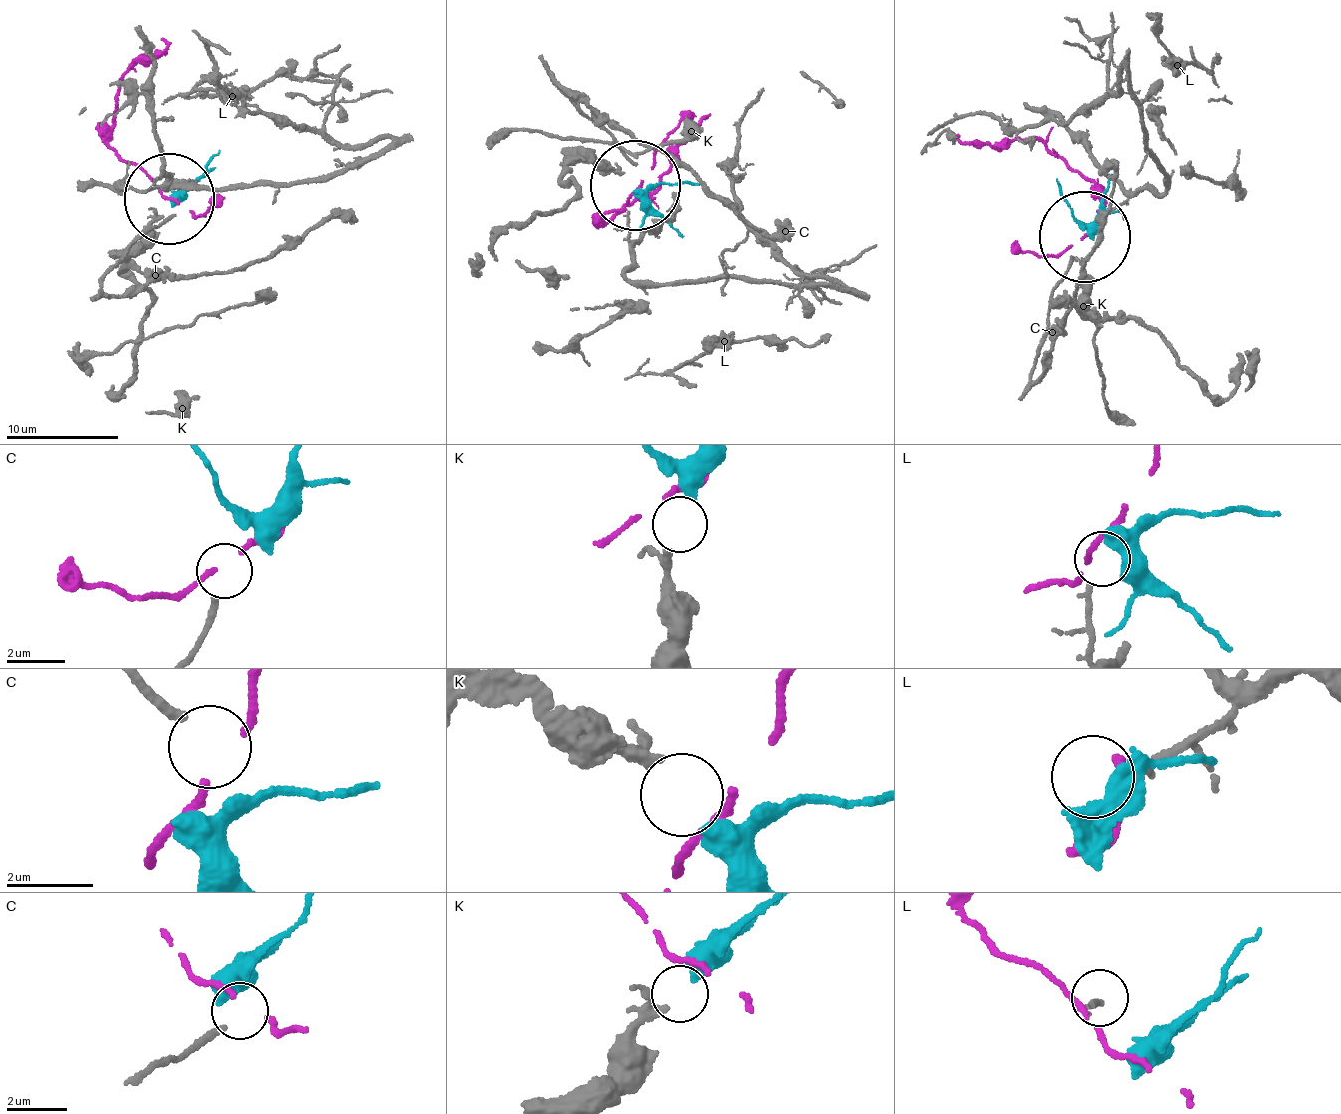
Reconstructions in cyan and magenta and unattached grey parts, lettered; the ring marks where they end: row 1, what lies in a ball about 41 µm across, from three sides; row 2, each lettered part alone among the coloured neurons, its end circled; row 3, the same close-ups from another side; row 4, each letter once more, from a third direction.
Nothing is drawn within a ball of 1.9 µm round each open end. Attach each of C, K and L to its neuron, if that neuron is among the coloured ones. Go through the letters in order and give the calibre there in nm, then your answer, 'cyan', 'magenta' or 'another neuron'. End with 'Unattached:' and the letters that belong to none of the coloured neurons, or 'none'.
C: 240 nm thick; another neuron
K: 190 nm thick; cyan
L: 190 nm thick; another neuron
Unattached: C, L

